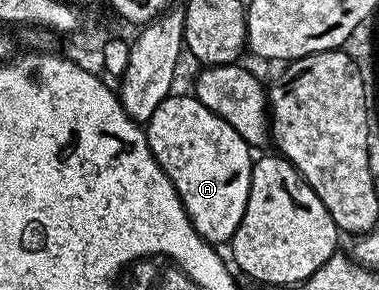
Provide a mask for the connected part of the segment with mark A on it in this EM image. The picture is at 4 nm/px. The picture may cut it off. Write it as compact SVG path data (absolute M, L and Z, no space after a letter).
M172 95L164 99L145 123L145 132L151 153L165 175L169 175L197 235L216 247L222 246L222 241L223 244L230 242L249 199L252 146L193 95Z

